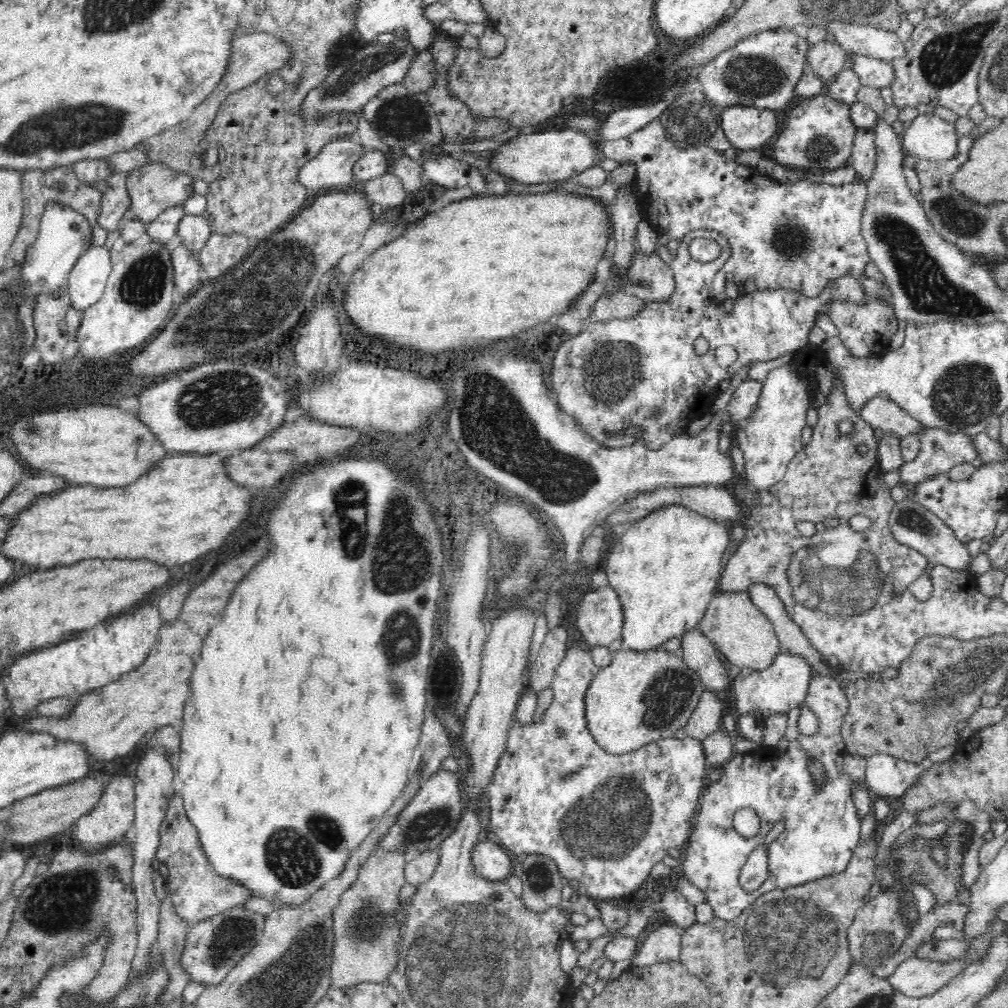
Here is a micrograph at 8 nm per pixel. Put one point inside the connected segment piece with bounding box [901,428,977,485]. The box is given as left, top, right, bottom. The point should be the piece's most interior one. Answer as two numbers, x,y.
940,450

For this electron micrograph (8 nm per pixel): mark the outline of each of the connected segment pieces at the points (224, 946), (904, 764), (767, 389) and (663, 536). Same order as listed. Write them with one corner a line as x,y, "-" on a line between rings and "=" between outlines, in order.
232,906
209,919
188,925
178,954
178,968
187,978
187,985
202,984
205,990
220,986
237,962
242,960
262,938
267,915
249,911
244,906
=
878,753
865,760
865,776
868,790
885,799
901,799
907,789
915,786
924,773
920,763
=
791,365
776,367
767,373
764,388
759,396
757,406
750,412
752,417
748,424
738,430
737,440
743,452
744,468
746,477
756,489
766,489
768,486
777,483
788,468
791,458
800,450
801,430
806,423
805,411
813,401
808,398
808,392
811,390
810,384
806,378
802,377
802,370
798,366
=
672,506
622,529
612,539
604,573
618,595
622,609
622,646
636,653
662,650
668,640
682,639
700,628
710,600
714,598
722,570
722,557
729,543
730,527
717,524
692,510

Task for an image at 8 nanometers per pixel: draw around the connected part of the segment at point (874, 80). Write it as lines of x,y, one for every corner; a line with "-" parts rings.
845,51
846,64
858,76
862,85
872,86
878,90
889,87
893,78
890,62
872,56
860,55
856,51

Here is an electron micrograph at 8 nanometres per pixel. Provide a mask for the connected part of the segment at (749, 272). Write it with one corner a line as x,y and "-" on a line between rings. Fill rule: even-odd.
659,117
651,120
643,126
640,130
635,130
632,134
627,135
624,138
618,138
618,140
606,140
600,151
606,158
610,158
619,162
620,164
634,162
637,166
635,178
632,182
634,185
634,191
636,194
637,202
642,206
641,212
643,216
656,227
657,231
661,233
668,233
670,238
677,238
681,240
685,234
692,231
703,231
704,229
709,231
716,231
722,236
726,237
728,245
730,245
729,258
724,262
721,270
718,270
712,280
712,288
714,297
718,301
723,302
727,296
727,282
735,284
738,288
741,287
748,278
753,279
757,286
785,286
786,288
796,288
796,290
804,291
806,296
820,296
822,286
826,284
826,280
832,278
832,276
838,276
838,274
852,274
858,278
863,272
865,264
869,262
867,246
864,237
860,234
860,216
862,216
862,208
864,206
864,200
866,200
866,185
854,182
849,185
832,186
826,184
812,185
806,183
806,181
798,181
797,183
776,183
768,176
760,175
756,167
747,167
746,165
738,164
736,161
725,159
722,154
715,149
708,146
699,146
699,140
697,138
696,145
689,144
685,139
684,142
676,142
671,135
665,134
665,127
663,126
664,118

